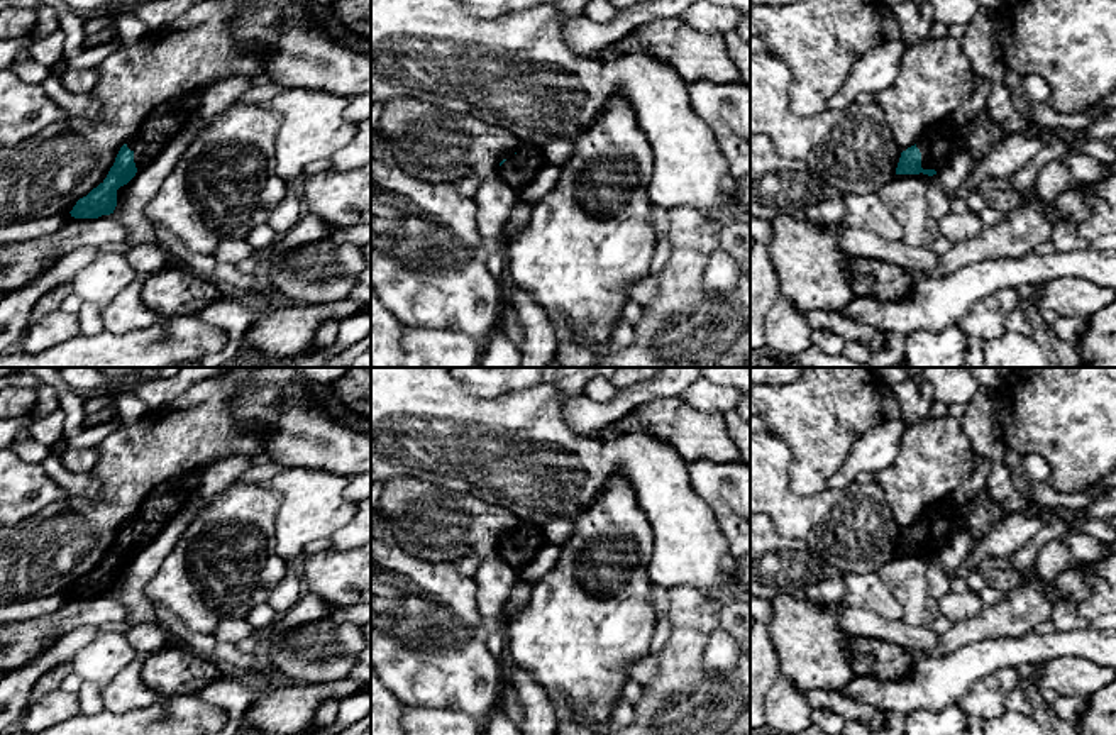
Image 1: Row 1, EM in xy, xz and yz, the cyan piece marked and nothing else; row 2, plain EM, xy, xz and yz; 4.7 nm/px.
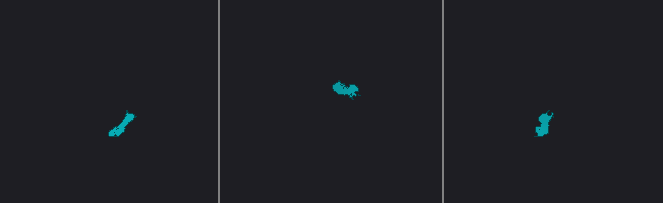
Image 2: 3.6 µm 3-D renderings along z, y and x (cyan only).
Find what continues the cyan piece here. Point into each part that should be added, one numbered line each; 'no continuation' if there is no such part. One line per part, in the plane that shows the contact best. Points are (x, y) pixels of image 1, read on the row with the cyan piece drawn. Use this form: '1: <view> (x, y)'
1: yz (933, 144)

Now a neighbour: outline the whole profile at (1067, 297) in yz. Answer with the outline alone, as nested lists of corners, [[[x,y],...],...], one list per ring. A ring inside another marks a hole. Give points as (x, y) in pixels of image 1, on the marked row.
[[[1057,278],[1048,281],[1036,308],[1050,310],[1057,317],[1091,318],[1096,312],[1113,303],[1116,291],[1097,286],[1082,278]]]

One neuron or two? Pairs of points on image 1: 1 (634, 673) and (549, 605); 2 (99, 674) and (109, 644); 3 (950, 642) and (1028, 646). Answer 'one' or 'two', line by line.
1: two
2: one
3: two

